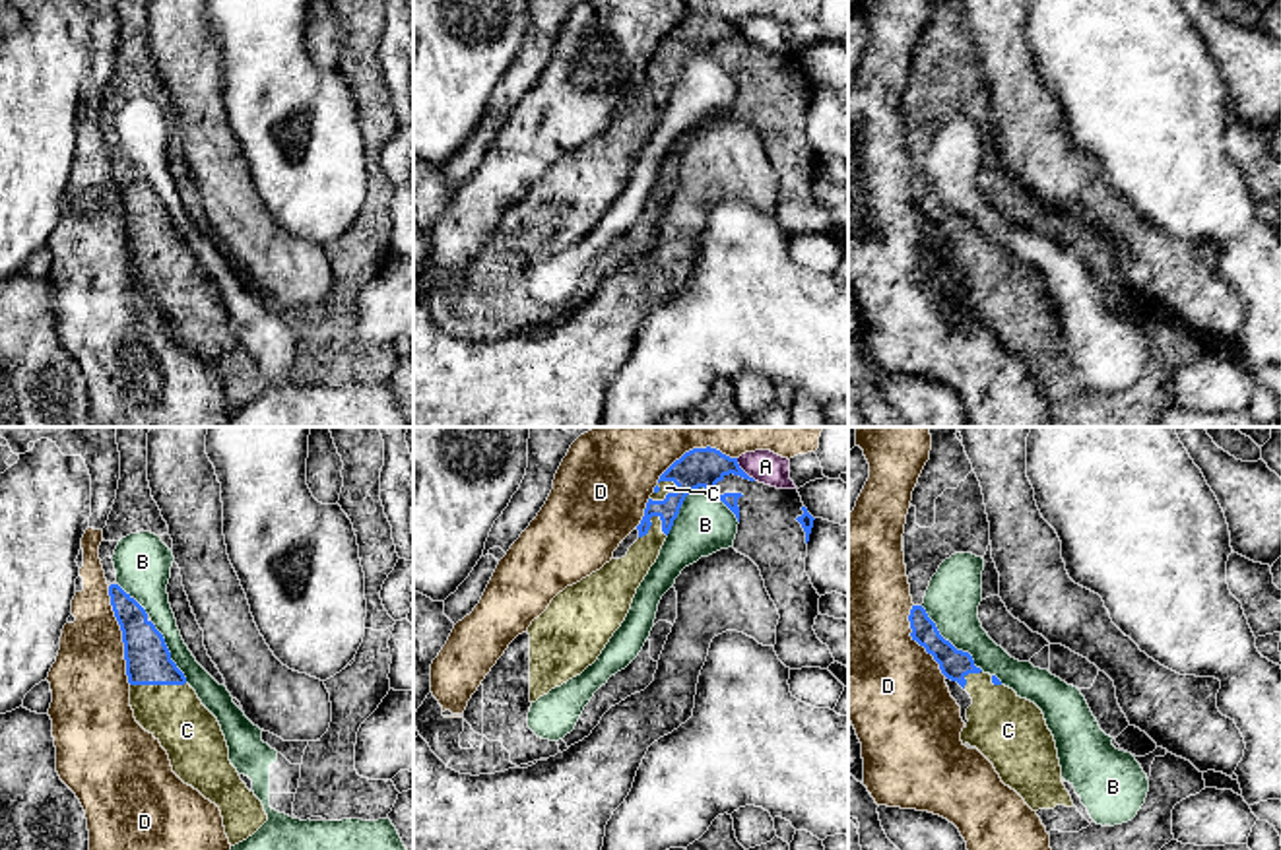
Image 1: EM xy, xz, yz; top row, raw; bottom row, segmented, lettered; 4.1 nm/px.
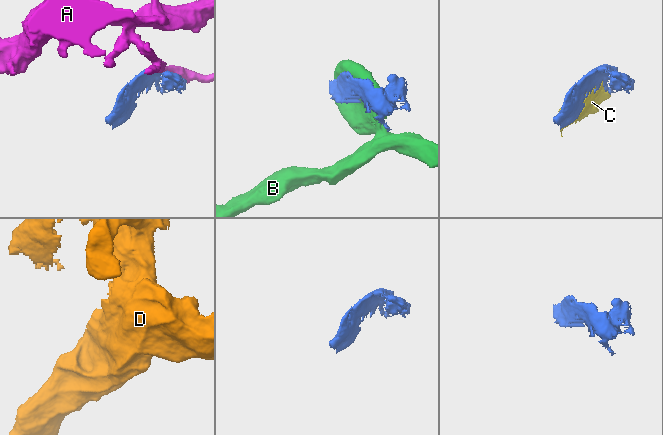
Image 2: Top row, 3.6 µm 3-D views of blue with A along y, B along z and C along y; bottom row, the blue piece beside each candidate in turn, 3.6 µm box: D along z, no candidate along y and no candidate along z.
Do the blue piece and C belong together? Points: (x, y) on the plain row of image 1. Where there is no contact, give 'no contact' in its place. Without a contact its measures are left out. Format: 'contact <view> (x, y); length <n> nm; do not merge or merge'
contact xz (666, 63); length 130 nm; merge

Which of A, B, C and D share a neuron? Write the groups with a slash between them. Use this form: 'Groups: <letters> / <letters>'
Groups: A / B / C / D

